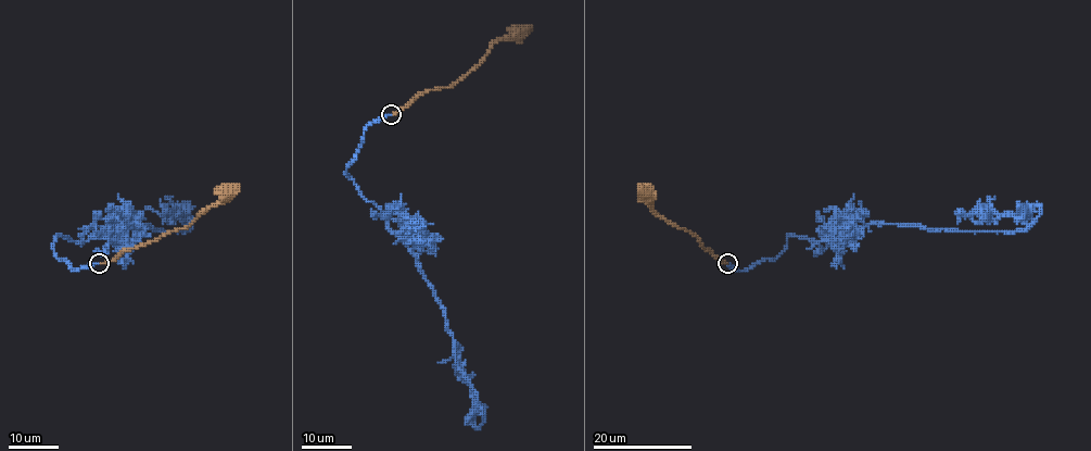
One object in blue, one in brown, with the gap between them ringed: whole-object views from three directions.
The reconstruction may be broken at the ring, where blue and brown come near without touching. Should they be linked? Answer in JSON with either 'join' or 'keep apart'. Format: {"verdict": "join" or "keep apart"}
{"verdict": "join"}

